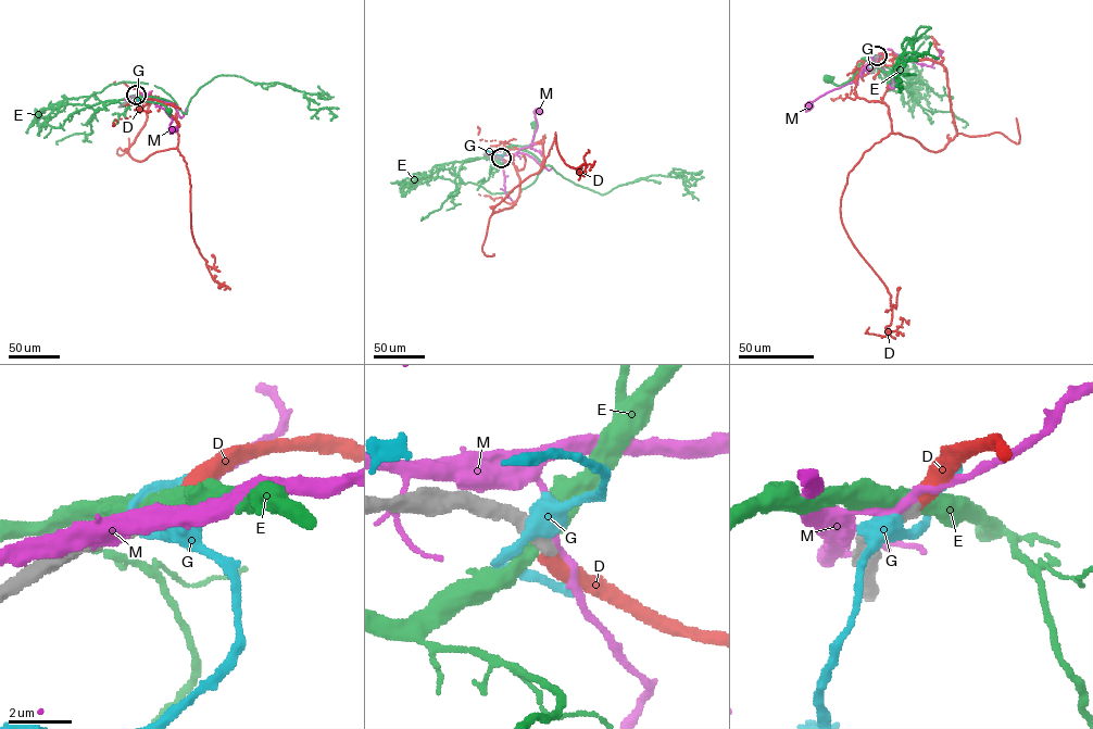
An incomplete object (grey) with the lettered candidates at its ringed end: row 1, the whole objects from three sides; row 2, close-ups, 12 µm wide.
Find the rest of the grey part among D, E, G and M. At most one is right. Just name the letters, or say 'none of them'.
D

